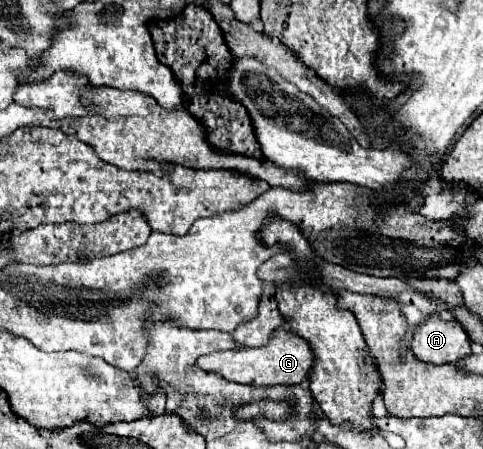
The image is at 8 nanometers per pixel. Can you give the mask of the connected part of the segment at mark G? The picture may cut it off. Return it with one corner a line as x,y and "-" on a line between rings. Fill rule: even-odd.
276,330
270,338
268,346
262,348
242,348
242,350
226,350
214,352
198,360
198,366
206,372
216,372
230,382
250,384
250,386
278,386
278,384
300,384
308,378
310,366
314,366
314,354
304,338
290,330

